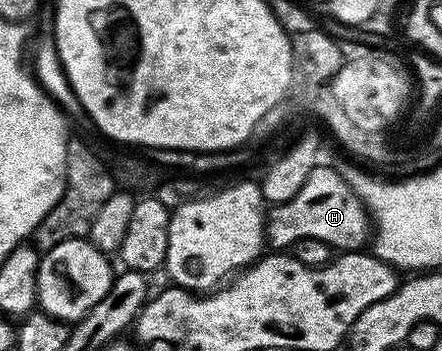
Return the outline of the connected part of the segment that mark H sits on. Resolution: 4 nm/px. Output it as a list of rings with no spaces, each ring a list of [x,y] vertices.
[[[319,164],[307,176],[303,188],[291,196],[291,200],[276,203],[265,215],[265,241],[274,251],[288,251],[299,240],[323,240],[334,251],[337,252],[357,252],[362,249],[361,246],[370,241],[371,238],[371,215],[365,209],[365,205],[359,200],[359,196],[349,186],[344,173],[340,169],[332,170],[325,164]]]

